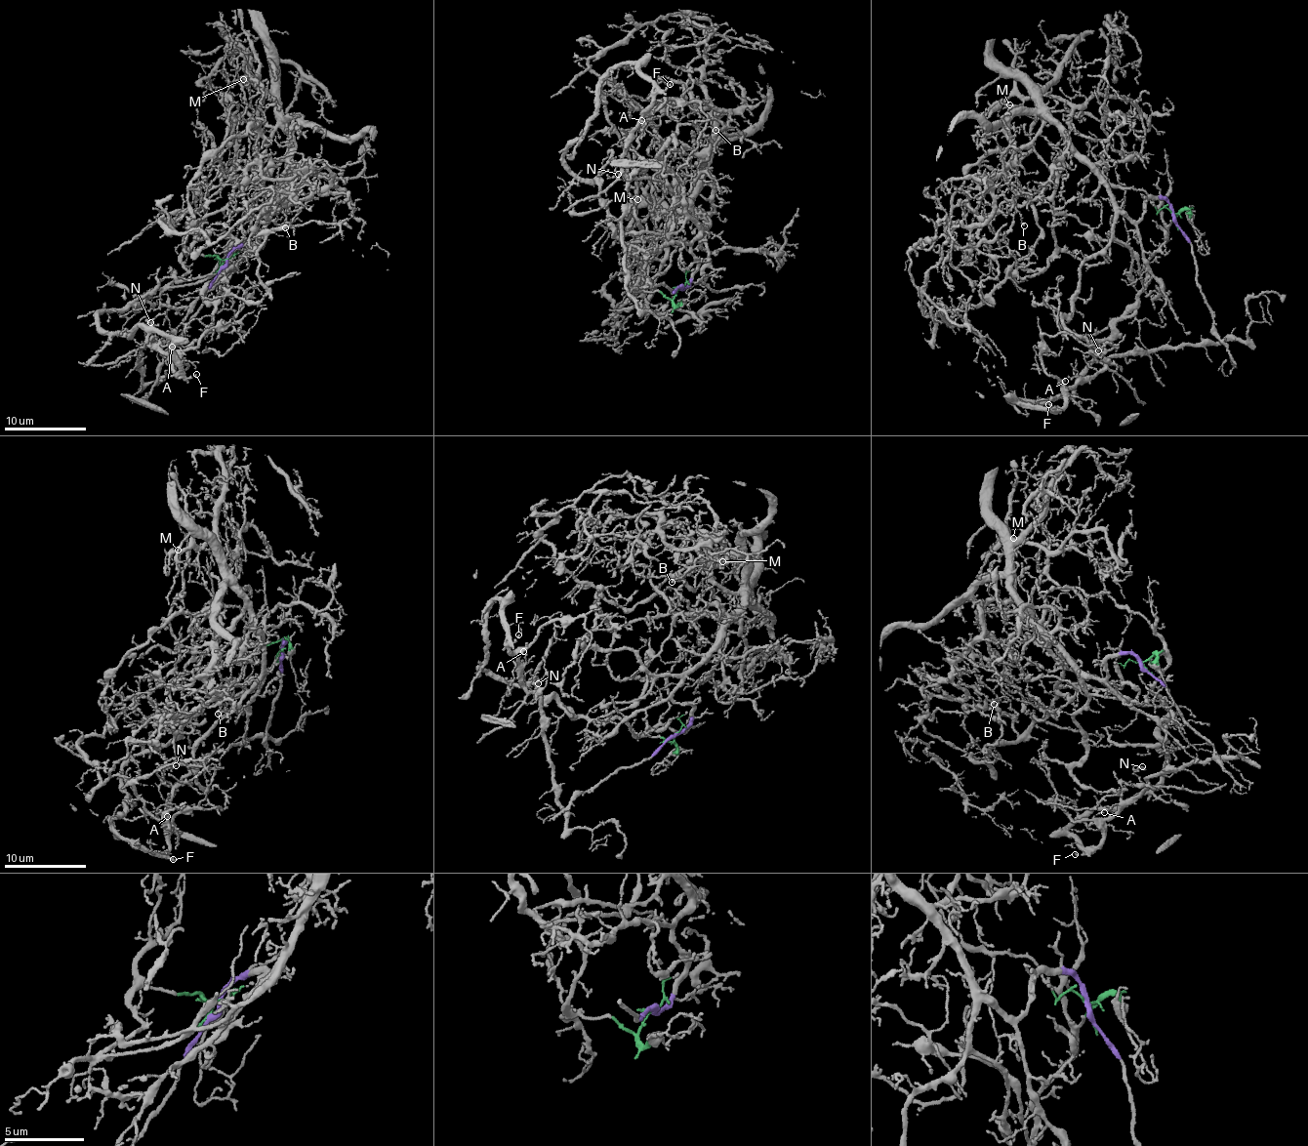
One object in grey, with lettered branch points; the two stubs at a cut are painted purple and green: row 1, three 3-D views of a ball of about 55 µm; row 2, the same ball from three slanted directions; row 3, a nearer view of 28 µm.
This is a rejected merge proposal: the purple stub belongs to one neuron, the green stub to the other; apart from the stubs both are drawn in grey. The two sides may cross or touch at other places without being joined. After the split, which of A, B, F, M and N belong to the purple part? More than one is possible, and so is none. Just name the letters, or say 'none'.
B, M

